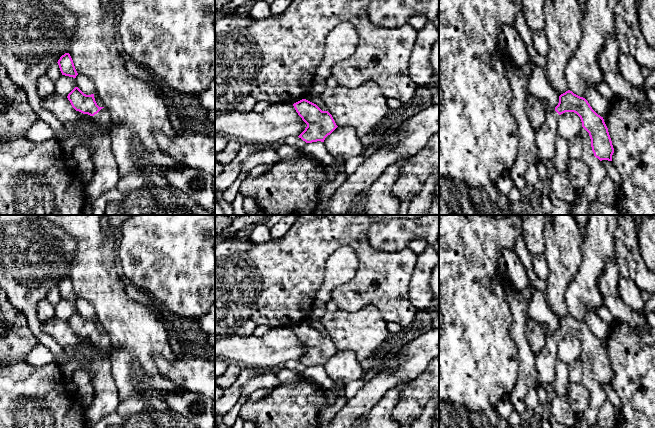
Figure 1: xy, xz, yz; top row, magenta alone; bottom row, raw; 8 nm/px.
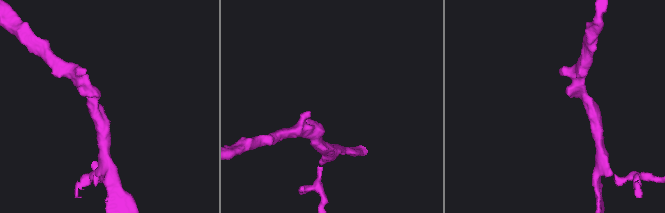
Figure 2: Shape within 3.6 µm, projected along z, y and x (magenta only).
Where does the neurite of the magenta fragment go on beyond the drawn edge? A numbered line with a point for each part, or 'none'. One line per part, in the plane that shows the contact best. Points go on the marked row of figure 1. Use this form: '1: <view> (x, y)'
1: xy (103, 116)

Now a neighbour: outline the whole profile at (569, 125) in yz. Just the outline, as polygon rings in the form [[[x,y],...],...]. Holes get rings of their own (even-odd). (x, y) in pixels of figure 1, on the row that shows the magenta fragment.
[[[574,112],[561,114],[557,122],[557,134],[566,140],[579,136],[582,128],[581,119]]]

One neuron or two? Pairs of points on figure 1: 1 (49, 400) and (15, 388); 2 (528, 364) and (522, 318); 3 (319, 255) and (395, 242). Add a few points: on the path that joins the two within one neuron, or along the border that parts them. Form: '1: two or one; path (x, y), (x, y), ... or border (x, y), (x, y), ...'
1: one; path (41, 392), (23, 391)
2: one; path (525, 353), (520, 338), (520, 329)
3: two; border (370, 225), (368, 242), (376, 249), (394, 252)

